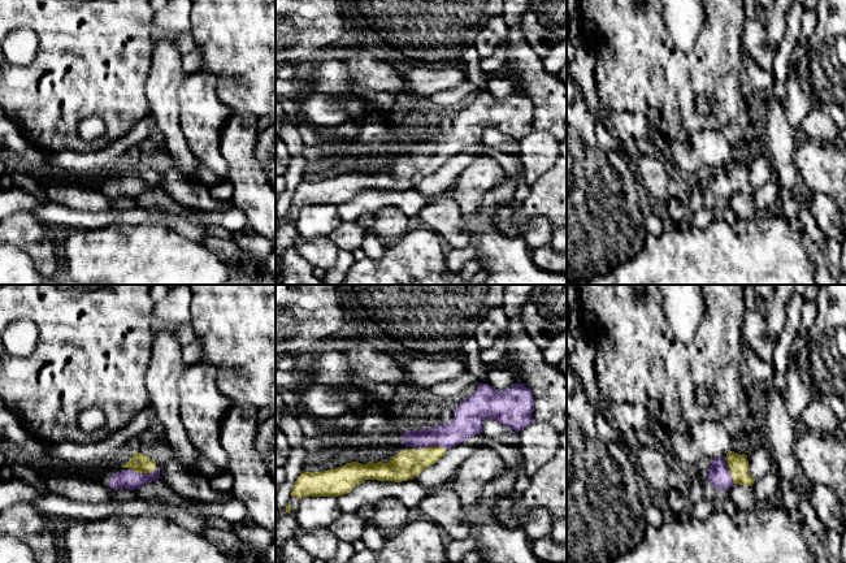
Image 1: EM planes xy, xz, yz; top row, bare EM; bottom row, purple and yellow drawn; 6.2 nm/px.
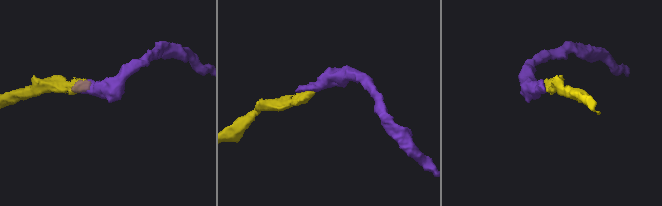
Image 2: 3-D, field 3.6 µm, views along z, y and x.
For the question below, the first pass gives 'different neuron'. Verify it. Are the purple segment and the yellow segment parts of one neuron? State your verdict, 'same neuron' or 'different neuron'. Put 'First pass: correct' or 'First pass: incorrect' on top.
First pass: incorrect
same neuron

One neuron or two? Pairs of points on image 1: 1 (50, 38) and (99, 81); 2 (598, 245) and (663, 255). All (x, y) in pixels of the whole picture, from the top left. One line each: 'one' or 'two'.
1: one
2: two

